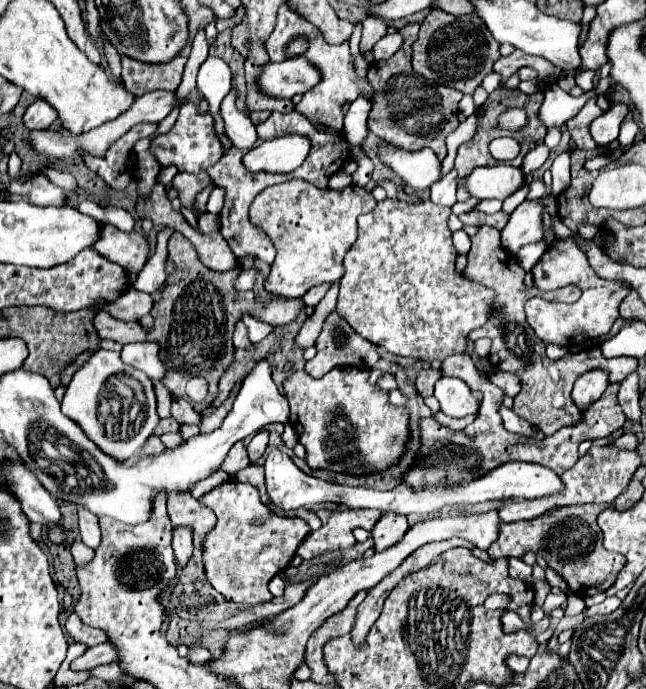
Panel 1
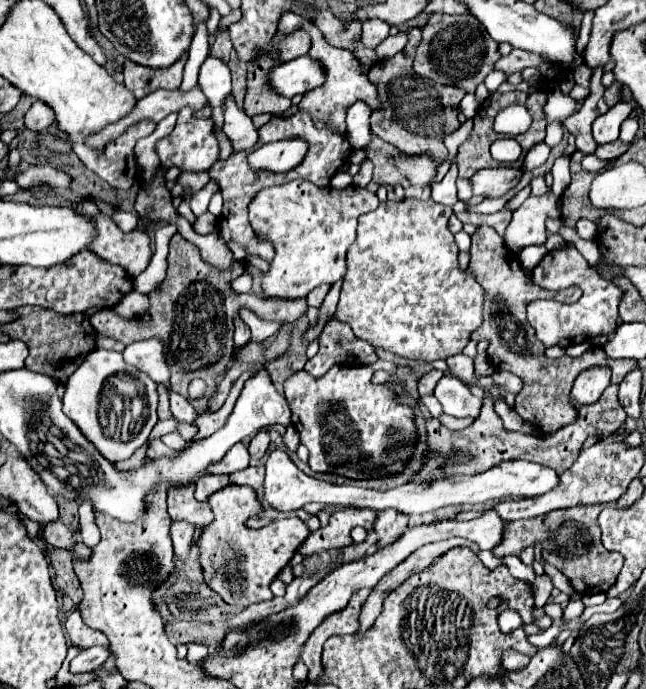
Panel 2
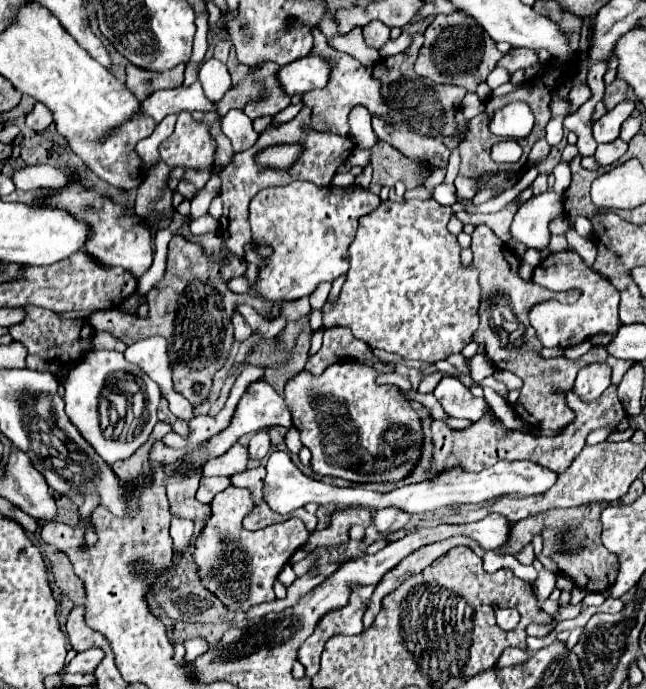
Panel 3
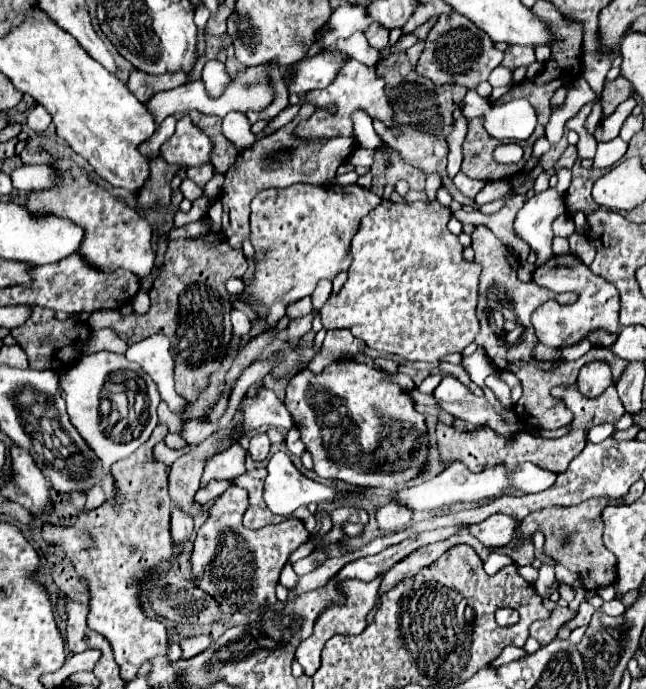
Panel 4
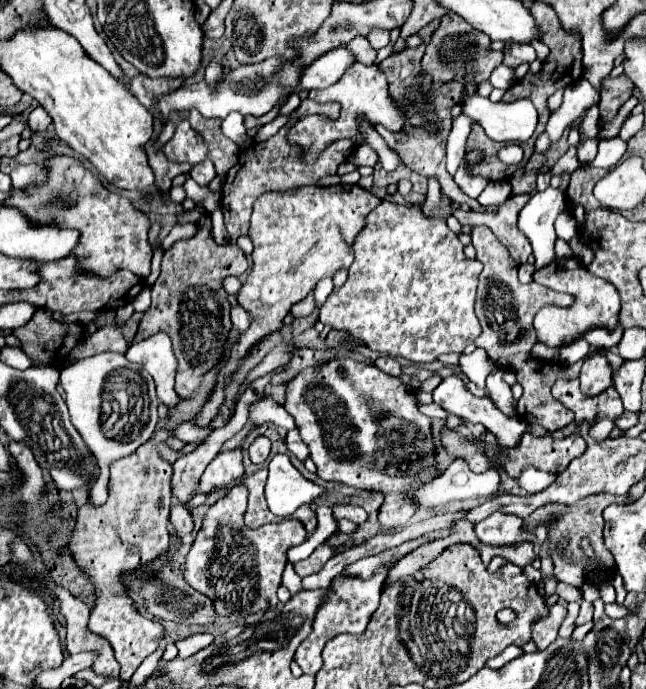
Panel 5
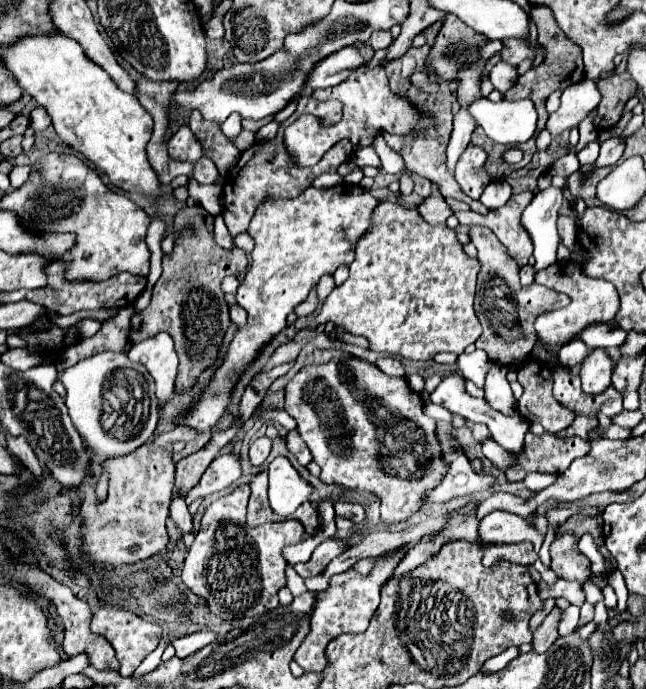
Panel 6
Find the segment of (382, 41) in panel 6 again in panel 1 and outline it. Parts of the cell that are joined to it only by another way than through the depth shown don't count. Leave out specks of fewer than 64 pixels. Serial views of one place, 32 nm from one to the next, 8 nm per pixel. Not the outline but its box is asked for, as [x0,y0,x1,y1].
[360,16,386,52]

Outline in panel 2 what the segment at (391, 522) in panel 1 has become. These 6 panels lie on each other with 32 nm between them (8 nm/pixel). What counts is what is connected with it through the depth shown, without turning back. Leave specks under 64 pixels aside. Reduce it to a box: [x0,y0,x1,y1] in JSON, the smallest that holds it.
[374,512,408,548]

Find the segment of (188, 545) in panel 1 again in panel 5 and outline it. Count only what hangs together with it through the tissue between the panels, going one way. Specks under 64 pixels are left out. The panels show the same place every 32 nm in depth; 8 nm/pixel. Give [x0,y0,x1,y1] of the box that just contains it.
[170,504,192,540]

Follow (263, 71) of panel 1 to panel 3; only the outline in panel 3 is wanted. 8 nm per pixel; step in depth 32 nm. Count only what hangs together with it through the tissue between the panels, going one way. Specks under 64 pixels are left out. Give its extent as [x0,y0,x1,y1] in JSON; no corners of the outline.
[276,56,328,96]

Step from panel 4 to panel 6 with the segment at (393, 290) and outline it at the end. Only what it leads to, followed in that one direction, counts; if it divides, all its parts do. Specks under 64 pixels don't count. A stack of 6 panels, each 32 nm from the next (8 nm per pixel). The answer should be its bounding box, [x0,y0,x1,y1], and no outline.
[304,202,482,362]

